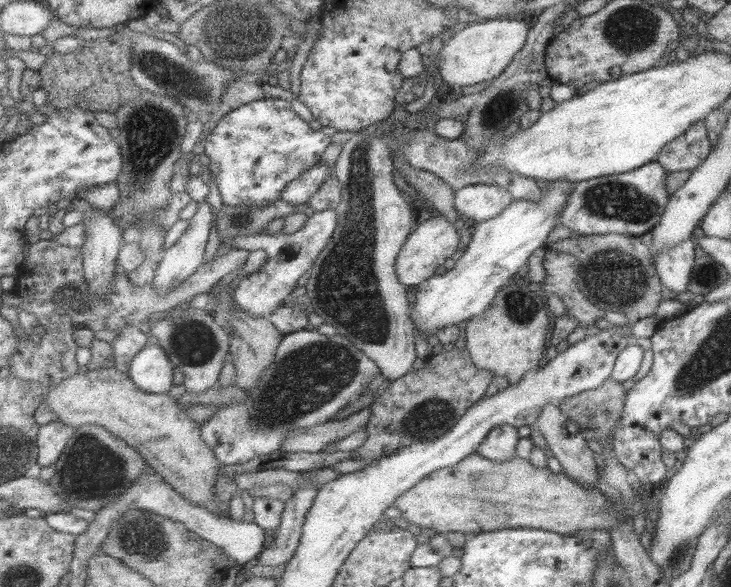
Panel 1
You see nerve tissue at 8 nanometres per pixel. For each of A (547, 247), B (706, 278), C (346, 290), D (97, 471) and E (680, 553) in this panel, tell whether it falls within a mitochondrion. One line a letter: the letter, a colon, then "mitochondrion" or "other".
A: other
B: mitochondrion
C: mitochondrion
D: mitochondrion
E: mitochondrion

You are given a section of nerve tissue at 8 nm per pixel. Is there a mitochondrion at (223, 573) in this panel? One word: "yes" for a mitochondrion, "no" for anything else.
no

